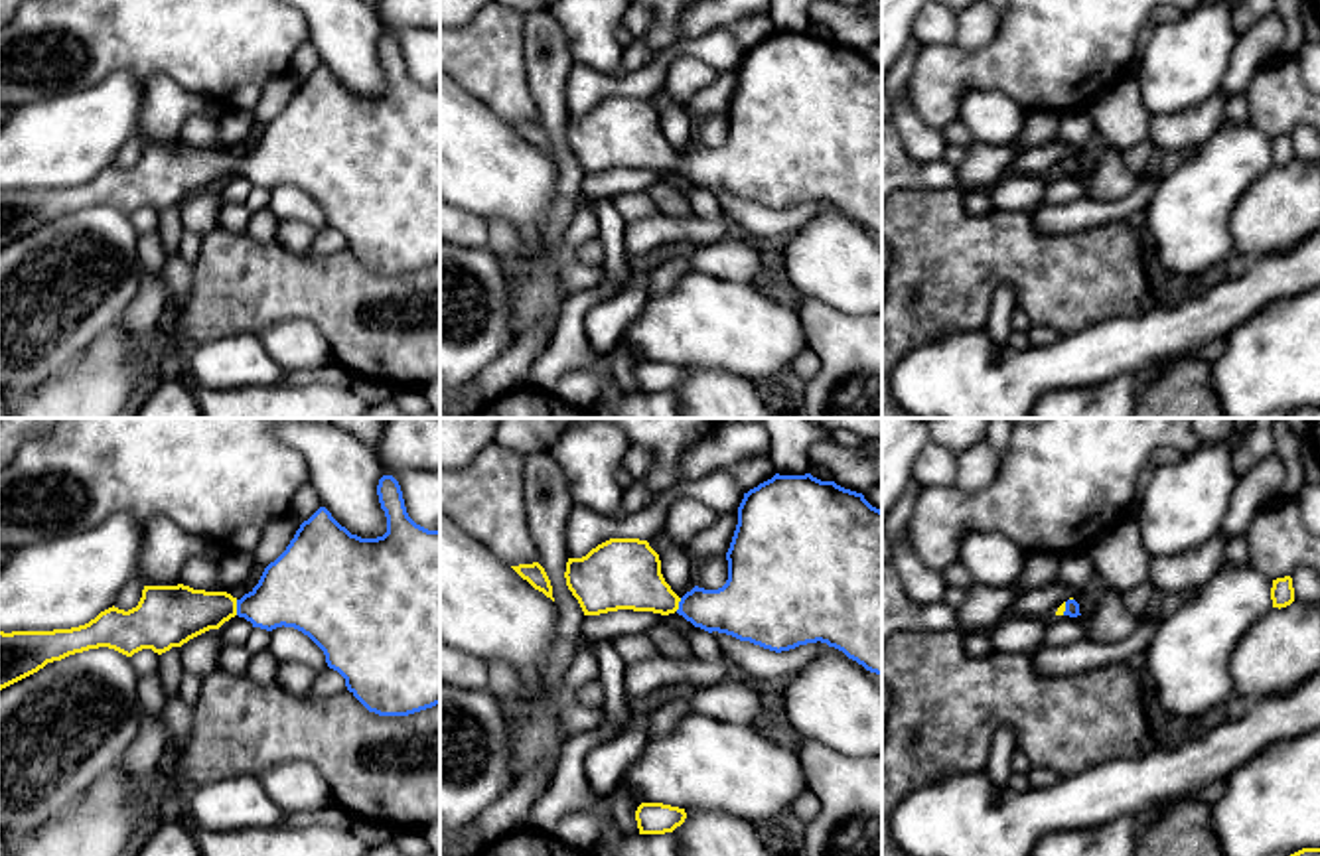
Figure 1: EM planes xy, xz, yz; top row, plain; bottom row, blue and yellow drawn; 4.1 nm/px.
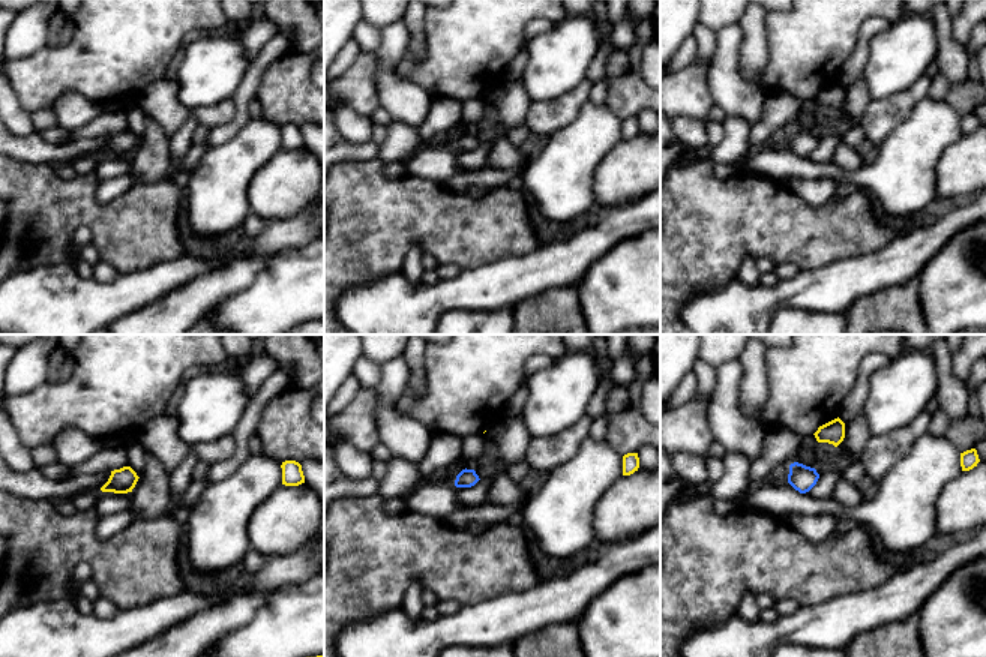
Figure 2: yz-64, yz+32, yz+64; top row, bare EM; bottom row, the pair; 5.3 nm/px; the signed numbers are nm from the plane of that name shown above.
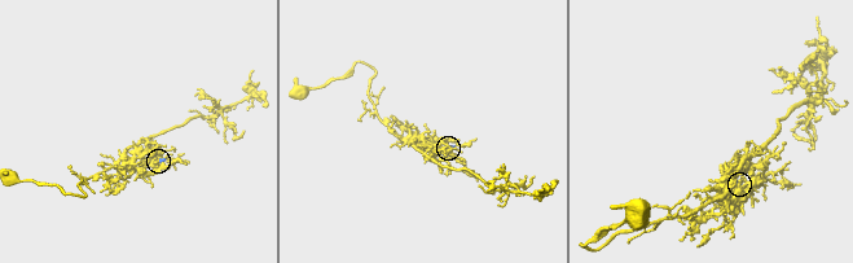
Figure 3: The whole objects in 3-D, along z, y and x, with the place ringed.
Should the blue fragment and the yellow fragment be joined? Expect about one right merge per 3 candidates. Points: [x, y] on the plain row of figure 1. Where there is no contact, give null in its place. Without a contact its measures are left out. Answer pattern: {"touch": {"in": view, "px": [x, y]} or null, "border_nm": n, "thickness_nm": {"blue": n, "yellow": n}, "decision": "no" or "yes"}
{"touch": {"in": "xy", "px": [237, 166]}, "border_nm": 60, "thickness_nm": {"blue": 300, "yellow": 240}, "decision": "yes"}

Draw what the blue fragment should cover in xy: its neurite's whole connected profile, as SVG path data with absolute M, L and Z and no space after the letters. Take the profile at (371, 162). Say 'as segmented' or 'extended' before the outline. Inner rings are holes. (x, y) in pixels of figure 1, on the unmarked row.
extended; M393 34L379 37L377 53L387 75L383 95L351 93L320 65L241 158L183 142L144 144L136 166L124 170L112 164L79 185L0 189L0 249L47 221L89 207L109 205L126 215L152 207L162 213L239 174L253 185L272 189L284 183L308 193L369 270L408 274L440 262L440 89L428 89L408 75Z

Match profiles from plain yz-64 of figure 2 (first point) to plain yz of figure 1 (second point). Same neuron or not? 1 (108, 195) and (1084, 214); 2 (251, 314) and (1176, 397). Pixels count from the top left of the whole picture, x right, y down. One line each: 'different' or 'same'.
1: same
2: different

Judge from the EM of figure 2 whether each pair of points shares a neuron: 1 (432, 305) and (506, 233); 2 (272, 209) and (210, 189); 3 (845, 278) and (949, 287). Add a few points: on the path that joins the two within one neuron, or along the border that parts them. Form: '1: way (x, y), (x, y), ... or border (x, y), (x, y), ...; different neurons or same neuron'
1: border (503, 257), (465, 269); different neurons
2: border (260, 168), (249, 185), (249, 210); different neurons
3: border (944, 245), (920, 272); different neurons

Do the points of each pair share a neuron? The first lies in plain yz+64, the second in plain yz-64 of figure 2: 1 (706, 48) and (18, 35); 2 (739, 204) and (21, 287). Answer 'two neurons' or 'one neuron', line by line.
1: one neuron
2: two neurons

